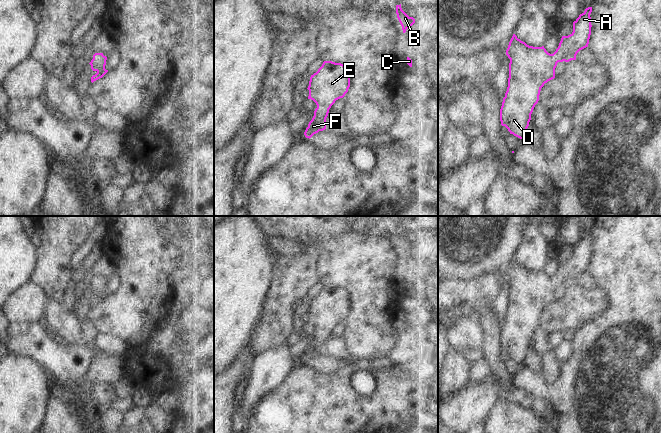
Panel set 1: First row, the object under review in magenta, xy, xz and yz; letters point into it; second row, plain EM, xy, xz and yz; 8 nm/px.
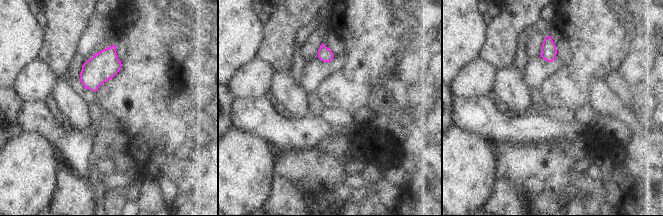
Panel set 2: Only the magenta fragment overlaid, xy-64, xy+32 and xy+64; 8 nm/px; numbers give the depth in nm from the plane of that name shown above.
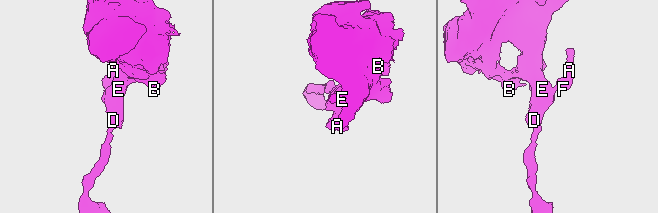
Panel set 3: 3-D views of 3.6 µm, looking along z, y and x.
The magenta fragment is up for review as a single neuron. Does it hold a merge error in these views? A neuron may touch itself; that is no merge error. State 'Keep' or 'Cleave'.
Keep.

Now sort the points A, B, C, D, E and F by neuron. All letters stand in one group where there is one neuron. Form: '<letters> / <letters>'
A B C D E F

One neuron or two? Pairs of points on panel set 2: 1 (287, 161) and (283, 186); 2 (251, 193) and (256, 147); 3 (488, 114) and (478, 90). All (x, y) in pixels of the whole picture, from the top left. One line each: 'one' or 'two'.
1: two
2: one
3: two

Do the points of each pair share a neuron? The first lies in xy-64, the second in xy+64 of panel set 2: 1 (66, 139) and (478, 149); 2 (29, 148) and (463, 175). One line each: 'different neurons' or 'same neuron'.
1: different neurons
2: same neuron

